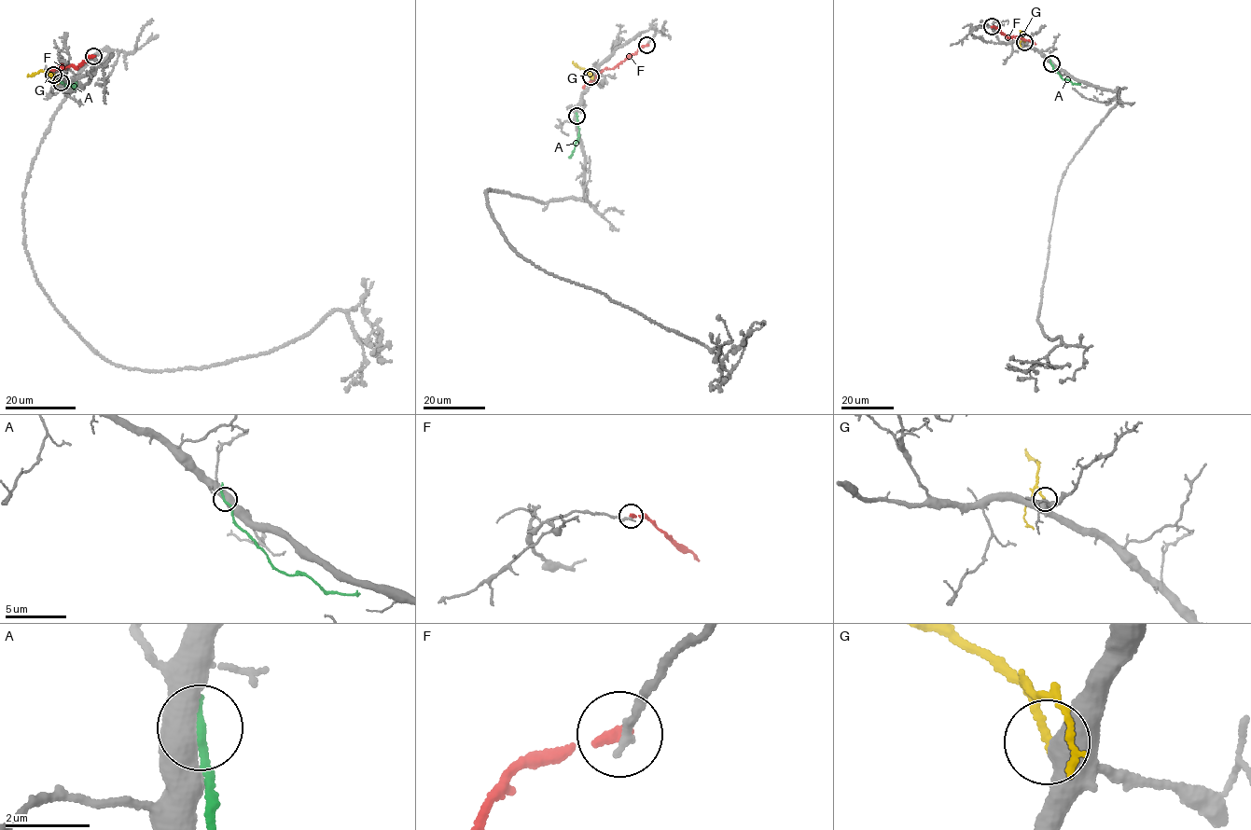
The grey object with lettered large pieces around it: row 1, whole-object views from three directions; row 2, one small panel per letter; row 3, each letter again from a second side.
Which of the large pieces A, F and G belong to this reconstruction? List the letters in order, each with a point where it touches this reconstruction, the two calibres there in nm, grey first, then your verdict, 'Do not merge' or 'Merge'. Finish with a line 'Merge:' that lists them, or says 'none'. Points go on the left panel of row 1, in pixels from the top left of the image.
A: Touches grey at (61, 82). Thickness 500 nm (grey) against 170 nm. Do not merge
F: Touches grey at (93, 56). Thickness 220 nm (grey) against 280 nm. Do not merge
G: Touches grey at (53, 75). Thickness 550 nm (grey) against 180 nm. Merge
Merge: G

